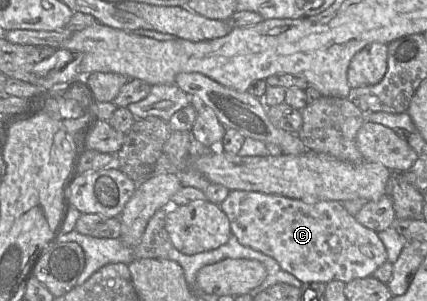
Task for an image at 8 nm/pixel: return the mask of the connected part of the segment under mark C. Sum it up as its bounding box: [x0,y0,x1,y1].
[219,190,388,284]

